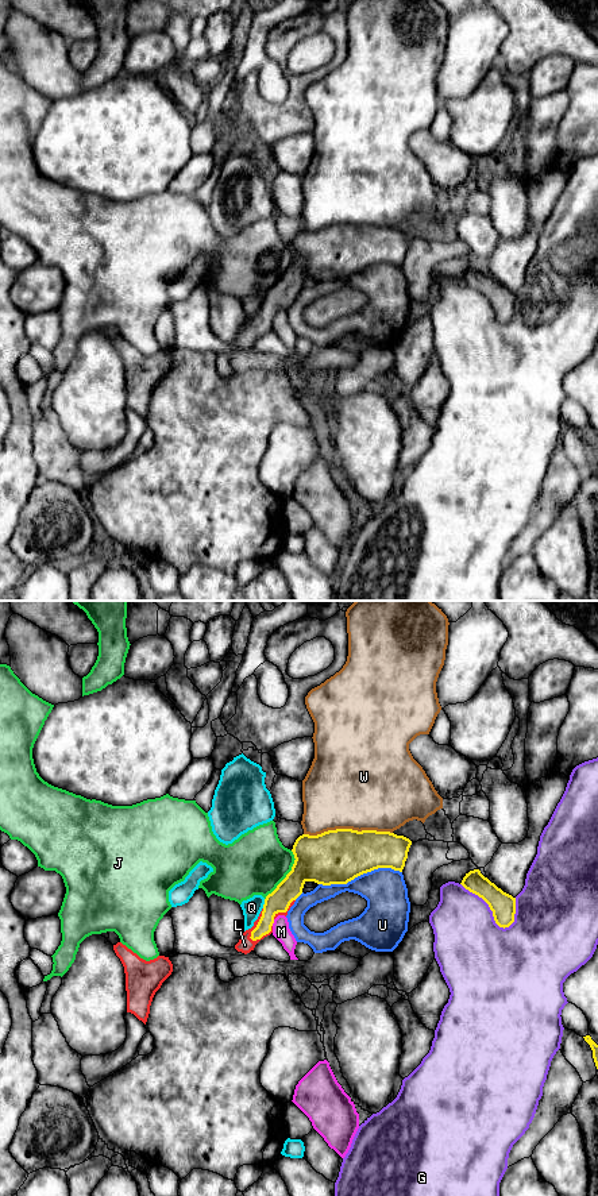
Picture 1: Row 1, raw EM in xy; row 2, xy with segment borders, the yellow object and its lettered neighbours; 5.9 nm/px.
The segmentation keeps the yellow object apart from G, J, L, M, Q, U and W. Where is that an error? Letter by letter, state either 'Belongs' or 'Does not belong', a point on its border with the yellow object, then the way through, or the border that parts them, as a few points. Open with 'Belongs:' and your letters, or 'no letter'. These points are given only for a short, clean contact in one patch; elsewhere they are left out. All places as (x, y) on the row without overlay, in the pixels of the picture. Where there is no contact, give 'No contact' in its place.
Belongs: L
G: Does not belong. Touches yellow at xy (490, 304)
J: Does not belong. Touches yellow at xy (286, 270)
L: Belongs. Touches yellow at xy (257, 320)
M: Does not belong. Touches yellow at xy (273, 317). Boundary: xy (274, 315), (272, 320)
Q: Does not belong. Touches yellow at xy (265, 298)
U: Does not belong. Touches yellow at xy (359, 270)
W: Does not belong. Touches yellow at xy (347, 224)

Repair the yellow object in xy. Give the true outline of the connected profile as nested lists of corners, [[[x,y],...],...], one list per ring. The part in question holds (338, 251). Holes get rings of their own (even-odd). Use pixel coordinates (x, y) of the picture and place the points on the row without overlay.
[[[336,224],[317,231],[302,229],[293,240],[294,259],[286,273],[265,294],[263,304],[254,317],[254,321],[246,325],[235,340],[238,347],[244,350],[254,346],[255,340],[273,328],[273,319],[278,310],[288,310],[296,294],[302,289],[306,277],[315,277],[323,281],[347,279],[355,273],[378,263],[391,263],[402,267],[412,236],[404,231],[390,227],[377,225],[352,225]]]

